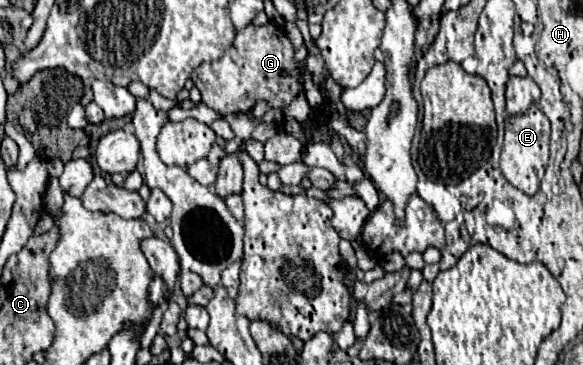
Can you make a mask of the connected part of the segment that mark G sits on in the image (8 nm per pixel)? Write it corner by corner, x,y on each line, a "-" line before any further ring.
272,22
264,26
248,26
236,34
232,48
216,62
204,62
192,72
194,86
202,94
202,102
214,112
226,116
232,112
250,112
258,100
266,100
272,108
284,108
302,88
303,71
312,72
314,84
320,88
326,102
334,102
342,94
338,86
326,72
320,50
313,44
309,55
302,62
294,60
294,48
282,26

